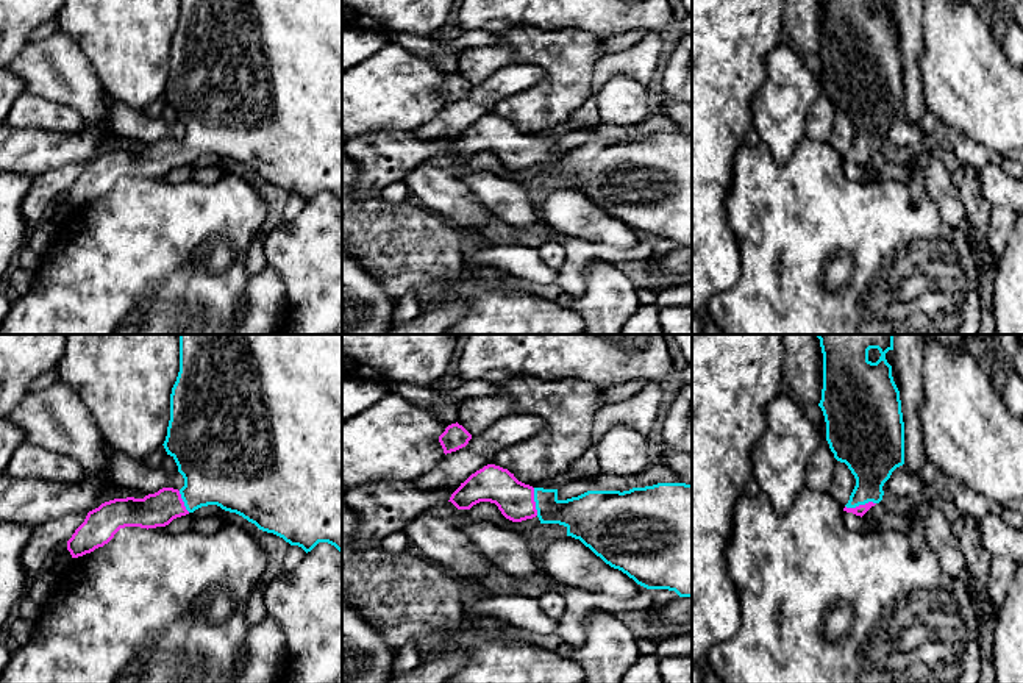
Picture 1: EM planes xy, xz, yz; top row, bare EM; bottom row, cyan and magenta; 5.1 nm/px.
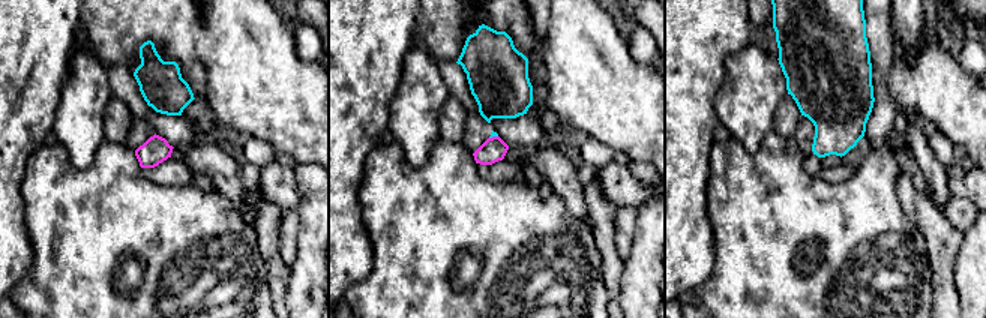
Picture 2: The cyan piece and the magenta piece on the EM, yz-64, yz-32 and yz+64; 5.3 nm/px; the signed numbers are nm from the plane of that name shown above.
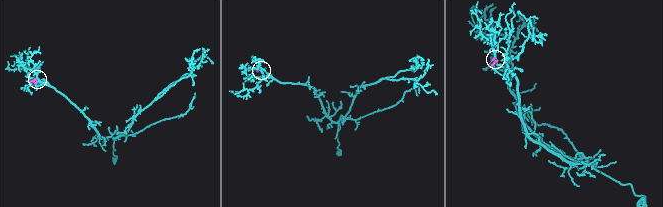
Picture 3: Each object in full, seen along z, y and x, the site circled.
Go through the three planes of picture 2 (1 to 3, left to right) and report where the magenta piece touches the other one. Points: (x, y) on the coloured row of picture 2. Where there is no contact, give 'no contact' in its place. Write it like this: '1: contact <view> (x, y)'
1: no contact
2: contact yz-32 (492, 135)
3: no contact

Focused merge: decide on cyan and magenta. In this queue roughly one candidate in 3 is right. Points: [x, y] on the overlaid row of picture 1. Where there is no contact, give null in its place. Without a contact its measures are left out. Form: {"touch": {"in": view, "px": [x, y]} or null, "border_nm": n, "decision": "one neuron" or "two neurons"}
{"touch": {"in": "yz", "px": [859, 504]}, "border_nm": 160, "decision": "one neuron"}

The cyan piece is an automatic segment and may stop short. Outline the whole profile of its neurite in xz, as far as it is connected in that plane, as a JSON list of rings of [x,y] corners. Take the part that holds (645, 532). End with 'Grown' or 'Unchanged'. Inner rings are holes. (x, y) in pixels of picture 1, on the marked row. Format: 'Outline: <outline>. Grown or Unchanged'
Outline: [[[487,464],[461,483],[448,502],[458,510],[490,502],[512,522],[537,516],[540,524],[564,525],[567,536],[579,539],[606,564],[622,570],[637,585],[692,597],[692,485],[658,483],[623,492],[587,491],[559,500],[558,489],[533,488],[519,481],[508,469]]]. Grown

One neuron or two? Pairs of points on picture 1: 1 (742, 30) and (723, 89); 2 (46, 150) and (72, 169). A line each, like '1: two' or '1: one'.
1: one
2: two

